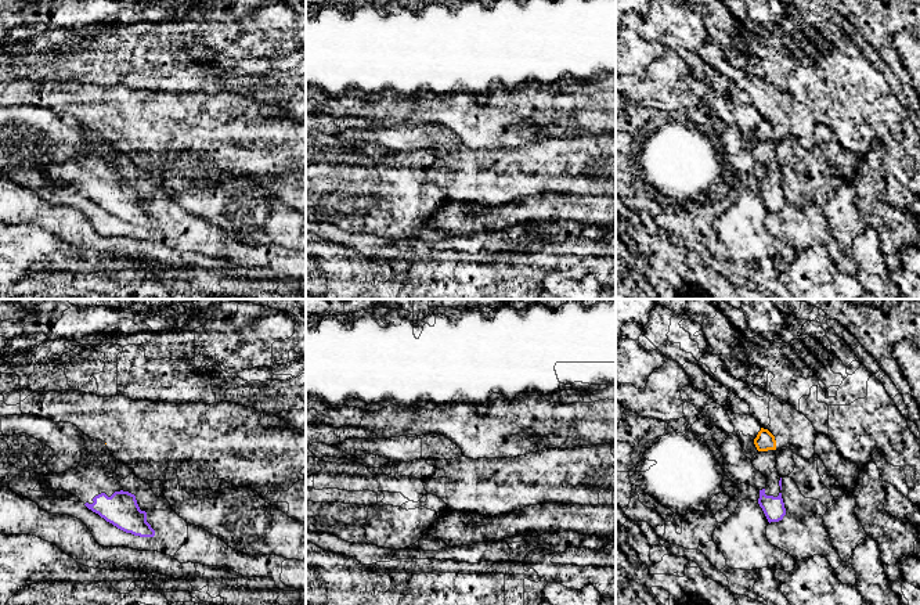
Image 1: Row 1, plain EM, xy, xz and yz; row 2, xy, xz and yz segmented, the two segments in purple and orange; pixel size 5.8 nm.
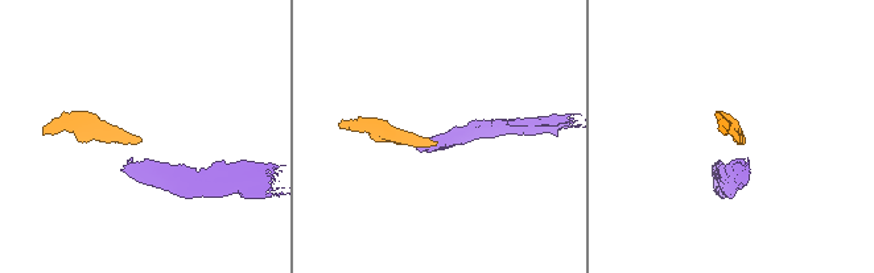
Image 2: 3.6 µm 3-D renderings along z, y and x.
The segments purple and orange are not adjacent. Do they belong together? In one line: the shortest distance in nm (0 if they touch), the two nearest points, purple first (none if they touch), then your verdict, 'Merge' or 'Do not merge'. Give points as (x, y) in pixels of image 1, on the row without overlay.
Distance 170 nm. Across: yz (780, 168), (775, 139). Merge

